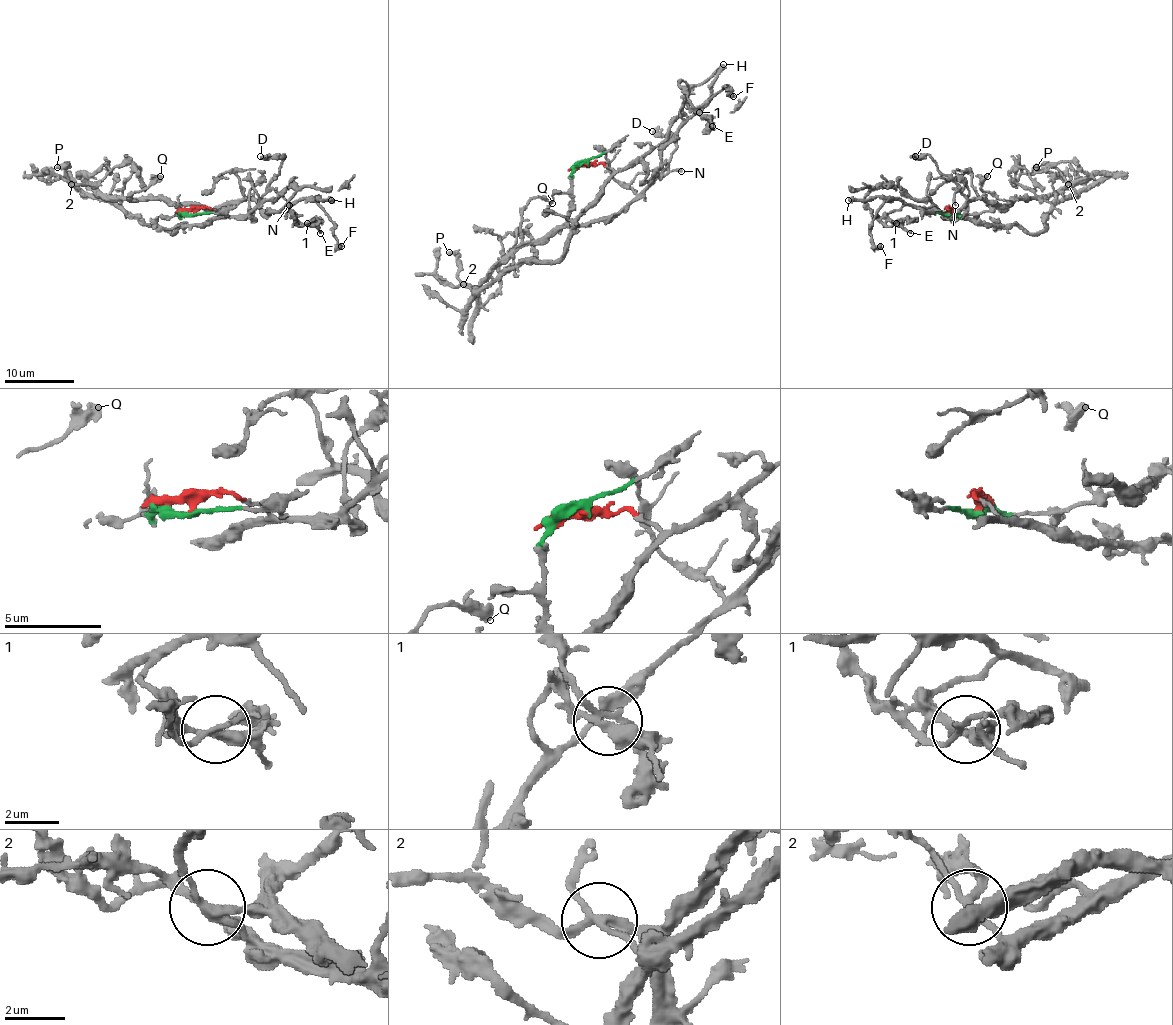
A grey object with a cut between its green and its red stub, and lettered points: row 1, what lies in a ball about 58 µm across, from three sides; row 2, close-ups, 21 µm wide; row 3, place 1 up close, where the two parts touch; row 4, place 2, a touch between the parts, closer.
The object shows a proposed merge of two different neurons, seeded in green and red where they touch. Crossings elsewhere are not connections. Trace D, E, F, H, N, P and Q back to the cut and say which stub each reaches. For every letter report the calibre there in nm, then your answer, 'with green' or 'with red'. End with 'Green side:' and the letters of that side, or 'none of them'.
D: 360 nm | with green
E: 190 nm | with green
F: 420 nm | with green
H: 460 nm | with green
N: 140 nm | with green
P: 400 nm | with red
Q: 460 nm | with green
Green side: D, E, F, H, N, Q

